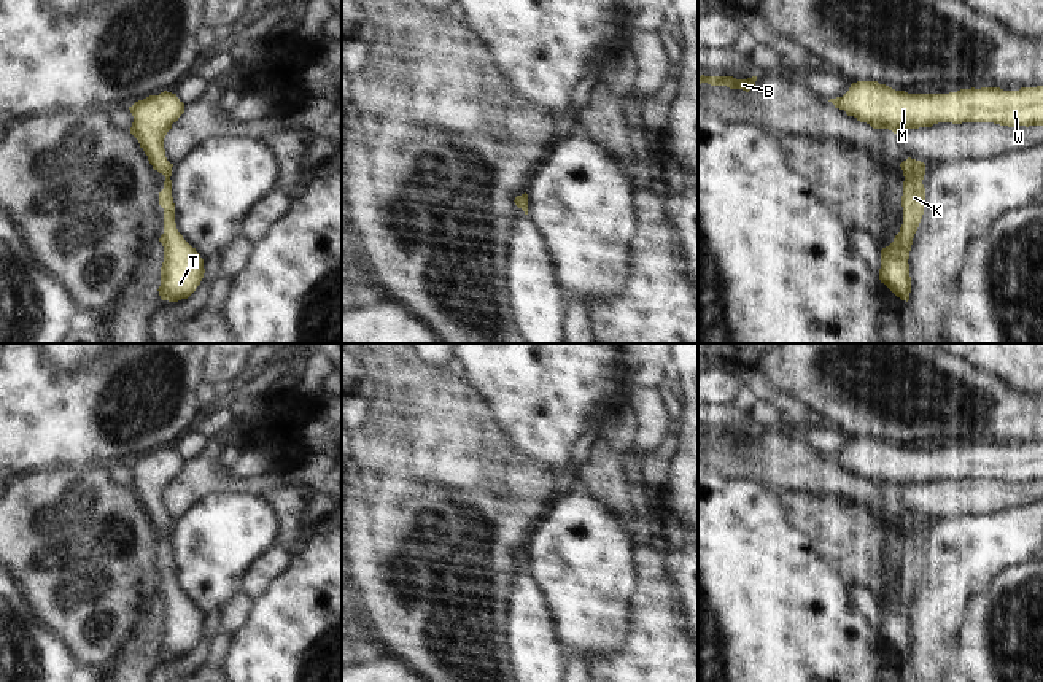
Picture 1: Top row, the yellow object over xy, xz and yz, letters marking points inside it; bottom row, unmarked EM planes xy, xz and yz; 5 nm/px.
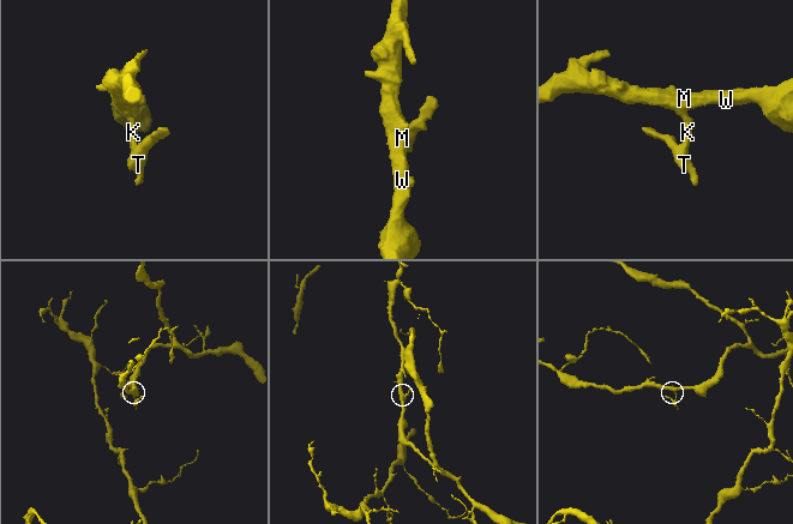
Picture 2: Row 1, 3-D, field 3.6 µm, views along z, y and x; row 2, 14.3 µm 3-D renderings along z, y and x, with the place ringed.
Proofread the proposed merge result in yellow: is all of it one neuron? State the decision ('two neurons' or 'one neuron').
one neuron

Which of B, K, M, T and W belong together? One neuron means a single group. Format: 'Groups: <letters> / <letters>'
Groups: B K M T W

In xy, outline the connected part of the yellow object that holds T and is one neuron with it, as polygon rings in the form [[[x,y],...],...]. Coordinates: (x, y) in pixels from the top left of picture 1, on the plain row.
[[[164,447],[135,458],[129,466],[134,472],[130,490],[138,496],[153,525],[165,533],[159,548],[159,561],[164,564],[164,590],[159,595],[164,618],[157,647],[162,657],[178,658],[196,647],[205,630],[204,615],[176,585],[170,536],[173,520],[167,517],[164,506],[164,494],[184,469],[184,459],[176,450]]]

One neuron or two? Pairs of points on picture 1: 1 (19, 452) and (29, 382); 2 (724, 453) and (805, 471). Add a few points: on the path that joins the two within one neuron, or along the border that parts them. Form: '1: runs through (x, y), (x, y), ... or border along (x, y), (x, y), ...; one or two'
1: runs through (19, 434), (23, 426), (23, 399); one
2: runs through (744, 463), (784, 463); one

